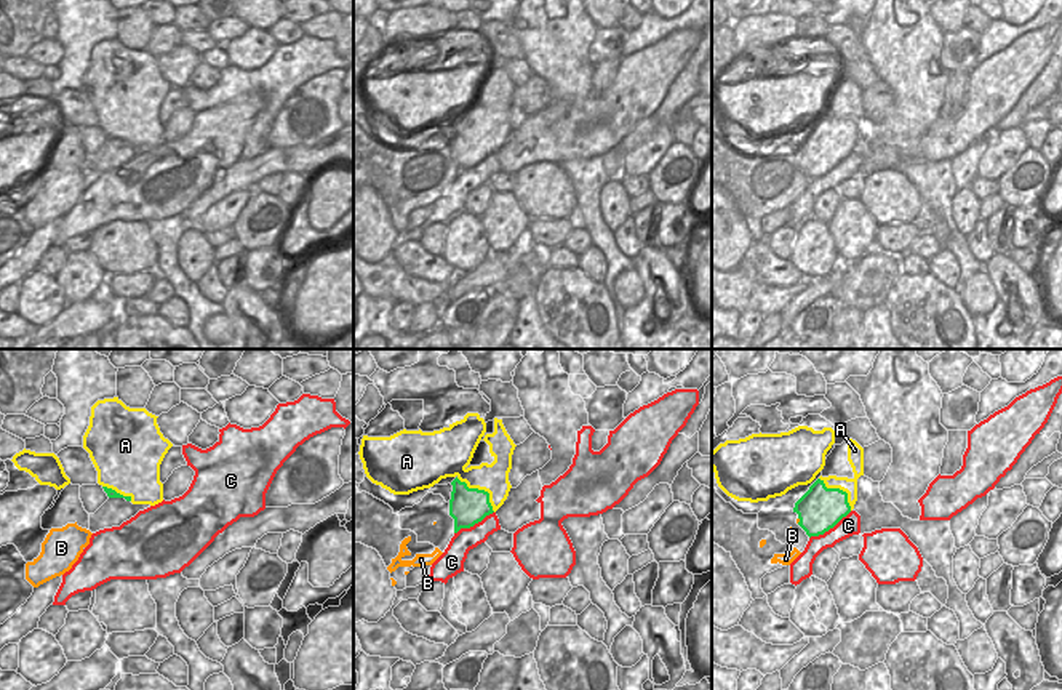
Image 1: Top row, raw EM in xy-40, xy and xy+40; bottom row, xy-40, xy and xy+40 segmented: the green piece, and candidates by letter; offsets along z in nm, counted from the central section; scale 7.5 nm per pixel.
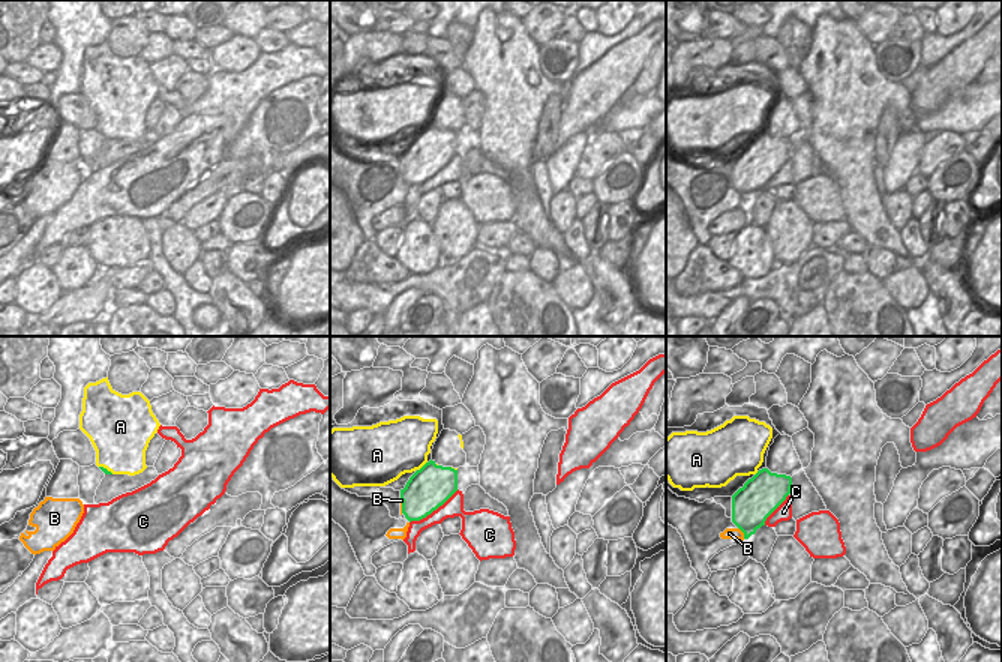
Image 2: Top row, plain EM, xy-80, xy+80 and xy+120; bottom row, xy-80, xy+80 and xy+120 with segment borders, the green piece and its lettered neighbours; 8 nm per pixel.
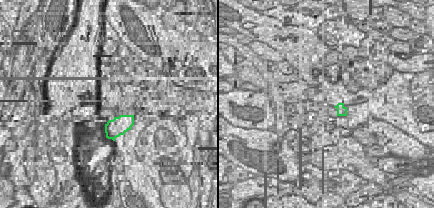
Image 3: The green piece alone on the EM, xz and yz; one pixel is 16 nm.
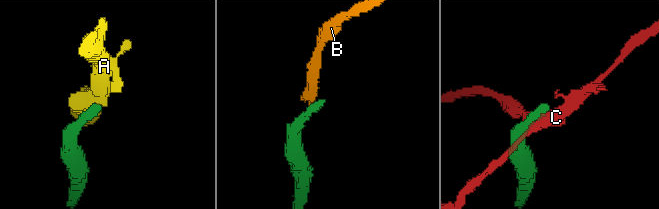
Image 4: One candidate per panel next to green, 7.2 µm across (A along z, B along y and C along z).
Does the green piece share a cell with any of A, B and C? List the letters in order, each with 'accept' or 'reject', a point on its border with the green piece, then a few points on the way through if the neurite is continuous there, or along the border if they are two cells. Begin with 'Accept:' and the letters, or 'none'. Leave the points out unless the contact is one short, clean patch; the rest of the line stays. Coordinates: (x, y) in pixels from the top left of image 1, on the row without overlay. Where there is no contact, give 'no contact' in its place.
Accept: B
A: reject; contact xy (482, 132)
B: accept; contact xy+40 (800, 162); way xy+40 (819, 151), (810, 160), (800, 162), (797, 160)
C: reject; contact xy+40 (830, 168)

